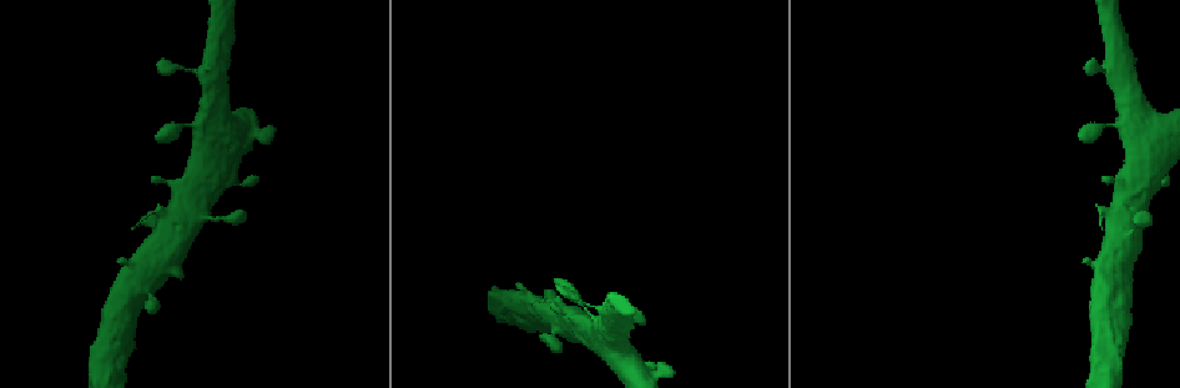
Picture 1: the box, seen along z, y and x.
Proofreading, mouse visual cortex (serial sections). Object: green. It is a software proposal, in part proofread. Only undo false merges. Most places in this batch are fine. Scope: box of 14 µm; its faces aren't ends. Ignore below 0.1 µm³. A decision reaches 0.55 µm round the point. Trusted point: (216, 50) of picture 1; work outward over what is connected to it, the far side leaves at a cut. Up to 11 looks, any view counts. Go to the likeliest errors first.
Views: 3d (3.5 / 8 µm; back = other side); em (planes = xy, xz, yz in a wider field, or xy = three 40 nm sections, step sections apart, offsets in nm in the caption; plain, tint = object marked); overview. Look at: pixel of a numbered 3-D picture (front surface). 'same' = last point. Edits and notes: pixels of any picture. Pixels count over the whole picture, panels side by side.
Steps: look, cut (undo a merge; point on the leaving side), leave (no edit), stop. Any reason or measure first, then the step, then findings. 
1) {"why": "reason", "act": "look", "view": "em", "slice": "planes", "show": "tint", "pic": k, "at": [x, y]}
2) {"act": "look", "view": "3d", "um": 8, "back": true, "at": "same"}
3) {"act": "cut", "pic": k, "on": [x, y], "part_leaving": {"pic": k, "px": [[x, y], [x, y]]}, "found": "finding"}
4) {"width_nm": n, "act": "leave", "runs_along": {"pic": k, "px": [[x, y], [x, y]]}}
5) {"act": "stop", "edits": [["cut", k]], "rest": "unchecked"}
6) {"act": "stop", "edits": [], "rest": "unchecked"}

{"why": "abrupt turn", "act": "look", "view": "3d", "um": 3.5, "pic": 1, "at": [216, 128]}

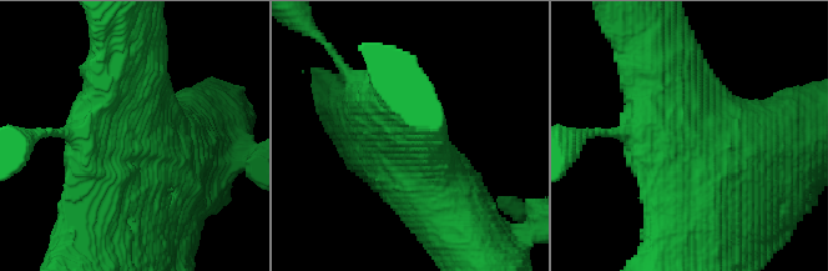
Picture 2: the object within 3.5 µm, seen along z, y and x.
{"why": "need the tissue", "act": "look", "view": "em", "slice": "planes", "show": "tint", "pic": 2, "at": [128, 141]}

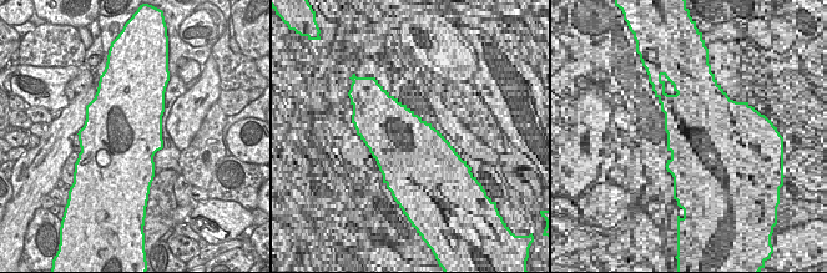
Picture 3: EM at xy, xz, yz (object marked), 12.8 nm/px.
{"act": "leave", "runs_along": {"pic": 2, "px": [[664, 58], [688, 100], [696, 219]]}, "found": "all the same cell"}

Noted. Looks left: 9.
{"why": "calibre changes", "act": "look", "view": "3d", "um": 3.5, "back": true, "pic": 1, "at": [203, 214]}

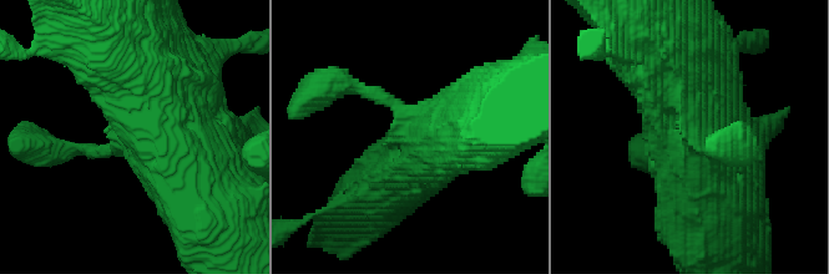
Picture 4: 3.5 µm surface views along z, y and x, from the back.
{"act": "look", "view": "em", "slice": "planes", "show": "tint", "pic": 4, "at": [700, 140]}

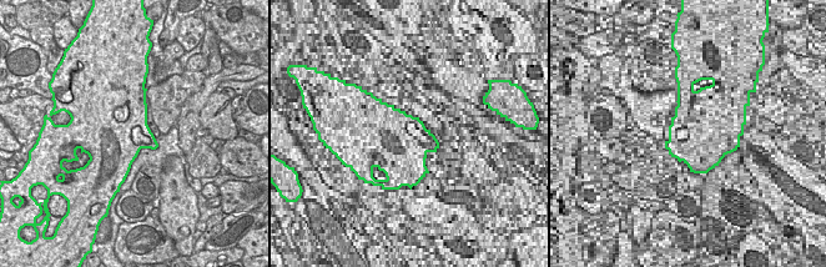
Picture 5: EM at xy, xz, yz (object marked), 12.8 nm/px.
{"act": "leave", "runs_along": {"pic": 4, "px": [[180, 85], [150, 138], [65, 150]]}, "found": "all the same cell"}

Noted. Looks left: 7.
{"why": "thick turns thin", "act": "look", "view": "3d", "um": 3.5, "pic": 1, "at": [147, 291]}

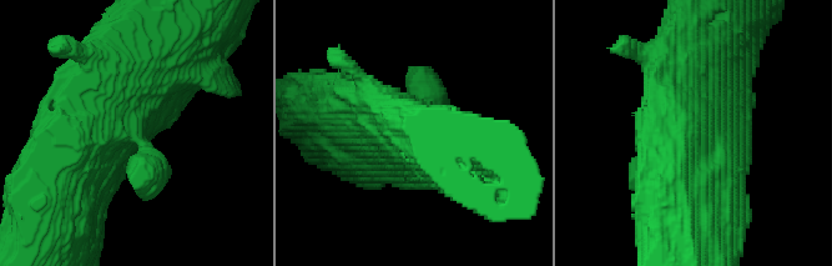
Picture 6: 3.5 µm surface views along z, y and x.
{"act": "look", "view": "em", "slice": "xy", "step": 1, "show": "tint", "pic": 6, "at": [134, 135]}

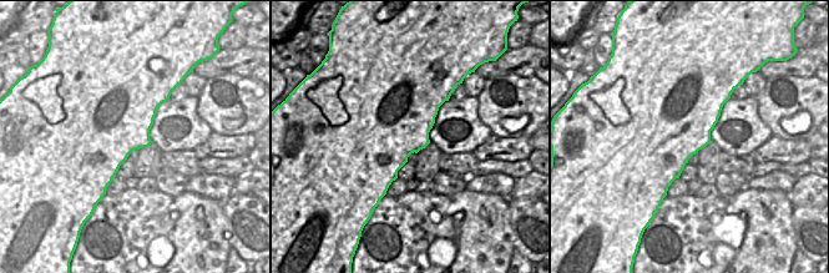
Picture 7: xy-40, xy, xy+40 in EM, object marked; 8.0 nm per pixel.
{"act": "leave", "runs_along": {"pic": 6, "px": [[131, 94], [77, 147], [50, 236]]}, "found": "continuous, no second cell"}

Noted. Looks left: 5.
{"why": "sudden change in width", "act": "look", "view": "3d", "um": 3.5, "pic": 1, "at": [1106, 73]}

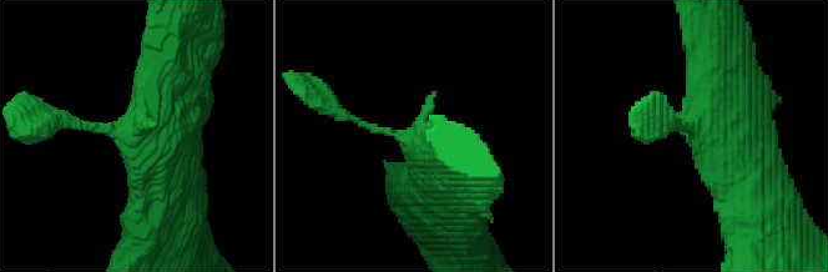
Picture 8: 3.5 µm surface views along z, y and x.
{"why": "now the EM", "act": "look", "view": "em", "slice": "xy", "step": 3, "show": "tint", "pic": 8, "at": [401, 136]}

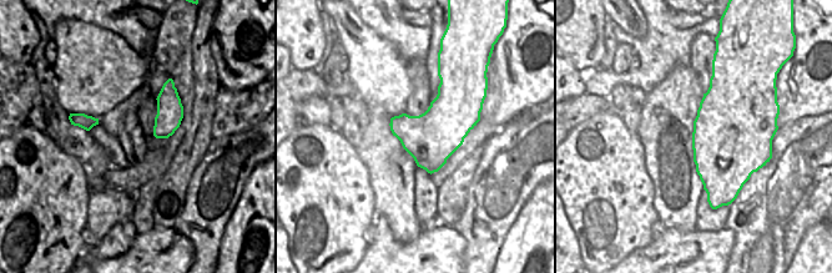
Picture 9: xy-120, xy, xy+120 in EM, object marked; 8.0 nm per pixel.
{"act": "leave", "runs_along": {"pic": 8, "px": [[449, 170], [414, 141], [331, 106]]}, "found": "all the same cell"}

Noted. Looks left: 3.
{"act": "stop", "edits": [], "rest": "unchecked"}

